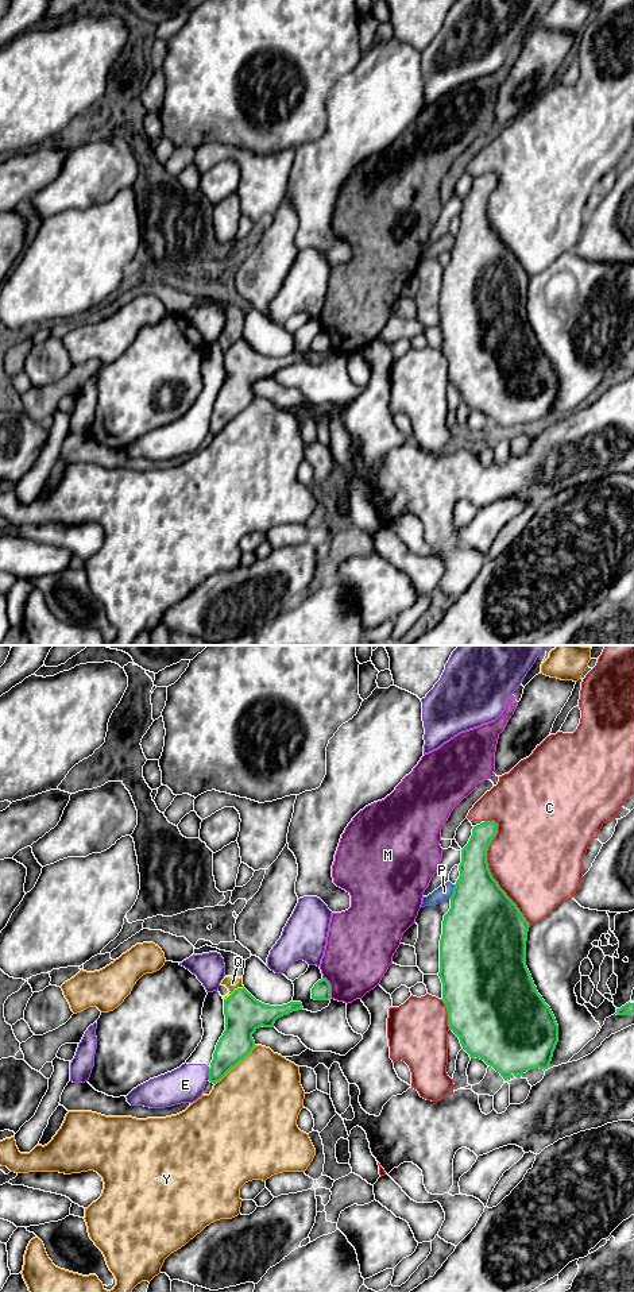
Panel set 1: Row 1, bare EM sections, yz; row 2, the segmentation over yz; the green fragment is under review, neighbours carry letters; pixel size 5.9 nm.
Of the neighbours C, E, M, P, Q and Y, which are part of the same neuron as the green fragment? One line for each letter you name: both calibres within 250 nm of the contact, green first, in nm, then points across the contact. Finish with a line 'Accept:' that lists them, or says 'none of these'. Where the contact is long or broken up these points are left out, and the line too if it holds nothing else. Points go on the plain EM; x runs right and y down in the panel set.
Accept: none of these

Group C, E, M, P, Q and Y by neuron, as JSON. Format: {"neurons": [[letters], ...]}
{"neurons": [["C"], ["E"], ["M"], ["P", "Q"], ["Y"]]}

